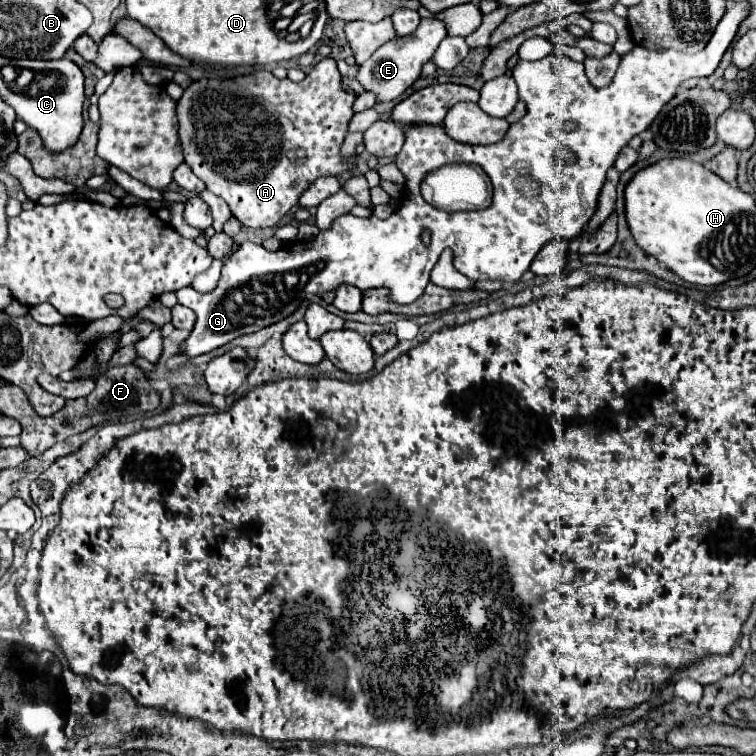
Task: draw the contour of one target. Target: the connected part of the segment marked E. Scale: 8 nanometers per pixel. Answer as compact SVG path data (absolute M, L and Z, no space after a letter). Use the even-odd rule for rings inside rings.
M425 18L421 20L419 28L415 34L405 36L405 38L395 38L387 44L383 44L379 50L375 50L375 54L359 66L357 72L357 80L361 82L361 86L367 92L373 92L377 96L377 104L379 102L391 102L397 100L409 86L413 86L413 82L419 78L421 68L427 60L433 58L433 52L437 50L439 42L447 36L445 32L445 24L441 24L439 18Z

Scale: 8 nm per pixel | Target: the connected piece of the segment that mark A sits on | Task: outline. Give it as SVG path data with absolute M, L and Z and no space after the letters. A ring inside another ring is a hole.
M323 58L319 64L315 64L303 82L291 82L289 78L285 80L279 80L275 78L271 72L267 70L259 70L259 72L253 72L249 76L237 76L237 78L201 78L193 84L189 84L183 92L183 96L179 98L177 102L177 118L179 118L179 140L181 140L181 148L183 148L183 156L185 156L185 162L189 164L189 168L193 170L195 176L199 176L205 184L207 184L207 190L217 194L219 198L223 198L229 206L229 210L233 212L233 216L243 224L243 226L251 226L251 228L271 228L271 226L277 226L279 220L293 208L297 206L297 200L299 196L309 188L309 184L313 184L317 178L321 176L337 176L341 174L343 170L347 170L349 166L353 166L353 160L343 164L341 162L341 156L339 156L339 148L345 140L345 134L347 134L347 124L353 116L353 106L355 102L355 96L353 94L347 94L343 88L341 88L341 74L337 70L337 64L333 58Z

